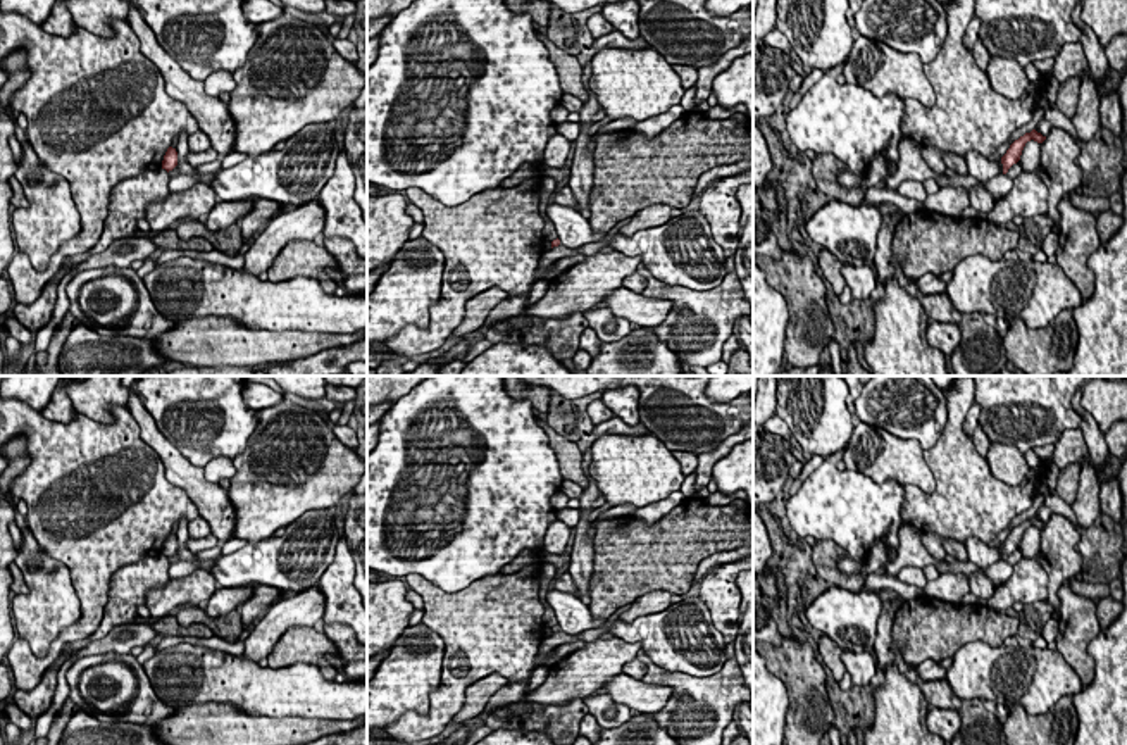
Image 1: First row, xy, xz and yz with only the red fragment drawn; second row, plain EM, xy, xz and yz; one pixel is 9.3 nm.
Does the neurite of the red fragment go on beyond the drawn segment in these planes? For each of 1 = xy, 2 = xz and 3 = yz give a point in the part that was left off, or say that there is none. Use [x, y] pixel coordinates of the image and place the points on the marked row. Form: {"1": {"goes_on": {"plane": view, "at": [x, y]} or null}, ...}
{"1": {"goes_on": null}, "2": {"goes_on": null}, "3": {"goes_on": null}}

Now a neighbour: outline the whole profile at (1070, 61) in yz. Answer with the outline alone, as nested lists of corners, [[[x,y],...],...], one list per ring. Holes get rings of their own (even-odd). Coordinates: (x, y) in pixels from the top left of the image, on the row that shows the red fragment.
[[[975,0],[944,3],[948,34],[937,57],[924,64],[924,72],[936,91],[936,103],[924,107],[915,98],[905,100],[901,133],[920,147],[934,145],[943,152],[965,157],[977,150],[994,155],[1013,131],[1030,122],[1034,102],[1055,78],[1065,83],[1089,66],[1080,41],[1067,43],[1053,59],[1049,74],[1039,72],[1018,100],[994,91],[972,50],[963,45],[968,22],[975,17]]]

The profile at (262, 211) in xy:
[[[252,197],[252,210],[240,221],[243,243],[255,240],[255,236],[265,229],[265,226],[279,216],[281,203],[267,198]]]

